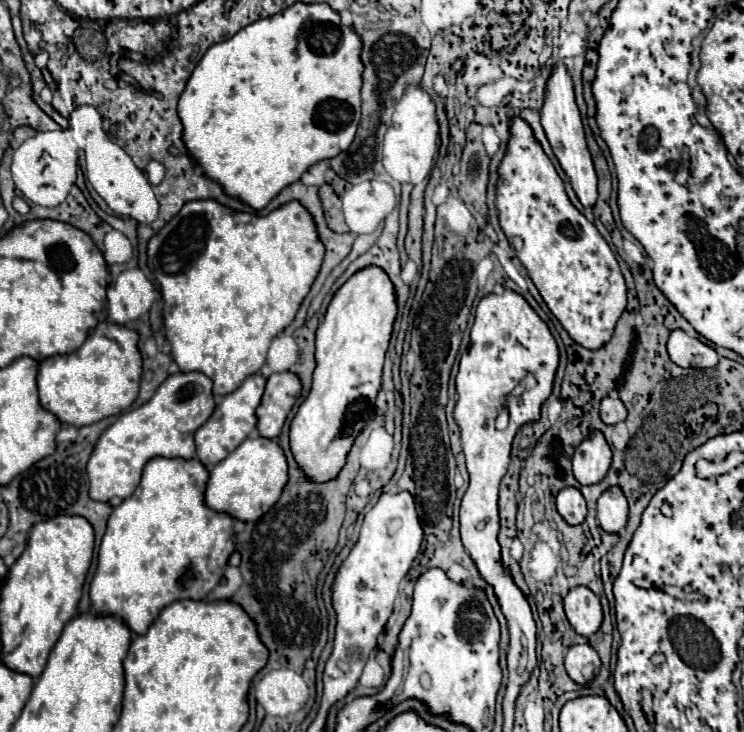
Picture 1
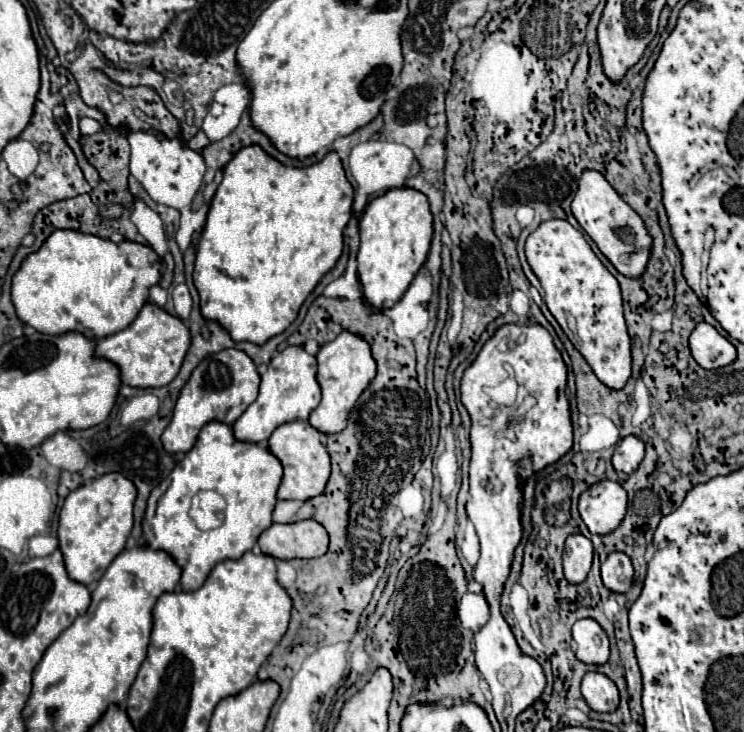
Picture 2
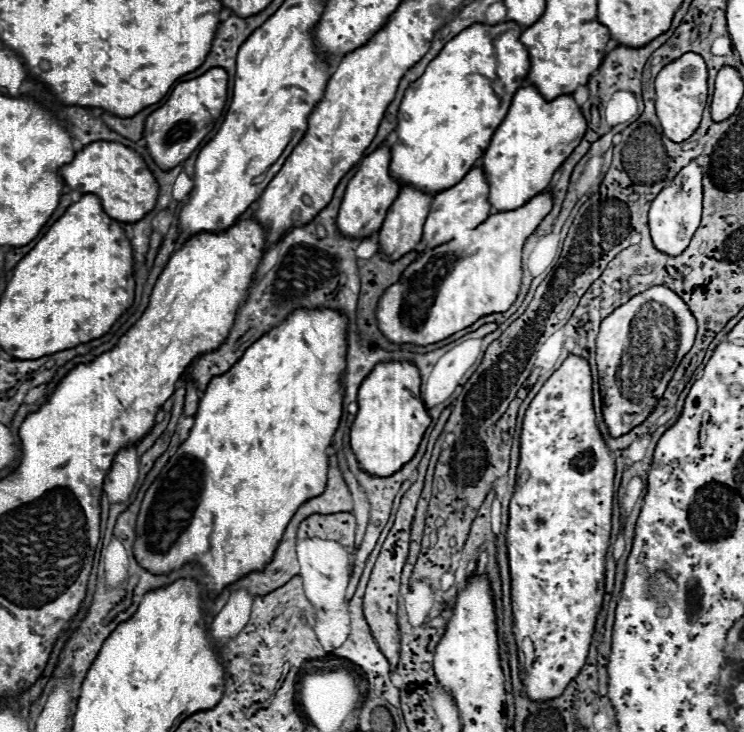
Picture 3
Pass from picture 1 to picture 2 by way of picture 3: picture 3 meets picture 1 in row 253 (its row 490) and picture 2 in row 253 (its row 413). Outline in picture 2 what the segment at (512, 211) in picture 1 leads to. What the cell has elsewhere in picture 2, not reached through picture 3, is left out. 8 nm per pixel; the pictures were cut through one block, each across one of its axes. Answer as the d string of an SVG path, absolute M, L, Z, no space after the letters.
M546 220L542 222L526 240L526 258L532 268L532 272L538 276L542 288L544 288L544 300L552 316L558 320L560 328L566 332L574 348L586 358L592 372L598 376L602 384L614 390L622 390L632 374L632 340L626 330L624 322L624 310L622 310L622 296L618 280L604 268L604 264L596 258L590 244L586 242L584 234L578 232L570 222L566 220Z

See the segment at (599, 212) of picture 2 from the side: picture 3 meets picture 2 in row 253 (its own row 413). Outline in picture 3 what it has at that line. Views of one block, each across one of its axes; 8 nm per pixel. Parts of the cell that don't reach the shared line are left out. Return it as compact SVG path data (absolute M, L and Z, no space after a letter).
M654 286L632 296L616 308L598 332L596 366L602 396L602 416L612 438L630 432L642 424L650 410L662 398L676 366L692 348L696 336L696 318L684 300L666 286Z

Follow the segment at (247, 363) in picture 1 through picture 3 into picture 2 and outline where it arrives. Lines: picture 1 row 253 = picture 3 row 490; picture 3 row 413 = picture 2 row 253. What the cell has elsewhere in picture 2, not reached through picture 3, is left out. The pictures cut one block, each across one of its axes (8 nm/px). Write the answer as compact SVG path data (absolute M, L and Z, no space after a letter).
M258 144L246 146L242 148L224 168L222 172L222 182L216 188L216 194L210 202L210 210L208 210L208 220L204 224L200 242L198 242L198 250L196 250L196 266L194 266L194 286L200 294L200 308L202 308L202 316L206 316L208 320L218 320L228 332L230 336L234 336L234 340L248 340L254 344L264 344L268 338L282 334L298 316L300 306L304 304L306 296L314 290L314 286L322 280L322 276L334 268L334 264L338 262L340 254L342 254L342 232L348 224L348 220L352 218L352 200L354 200L354 188L346 178L346 172L342 168L340 156L332 150L324 156L324 160L306 166L306 168L292 168L292 166L284 166L280 164L276 158L268 156Z

